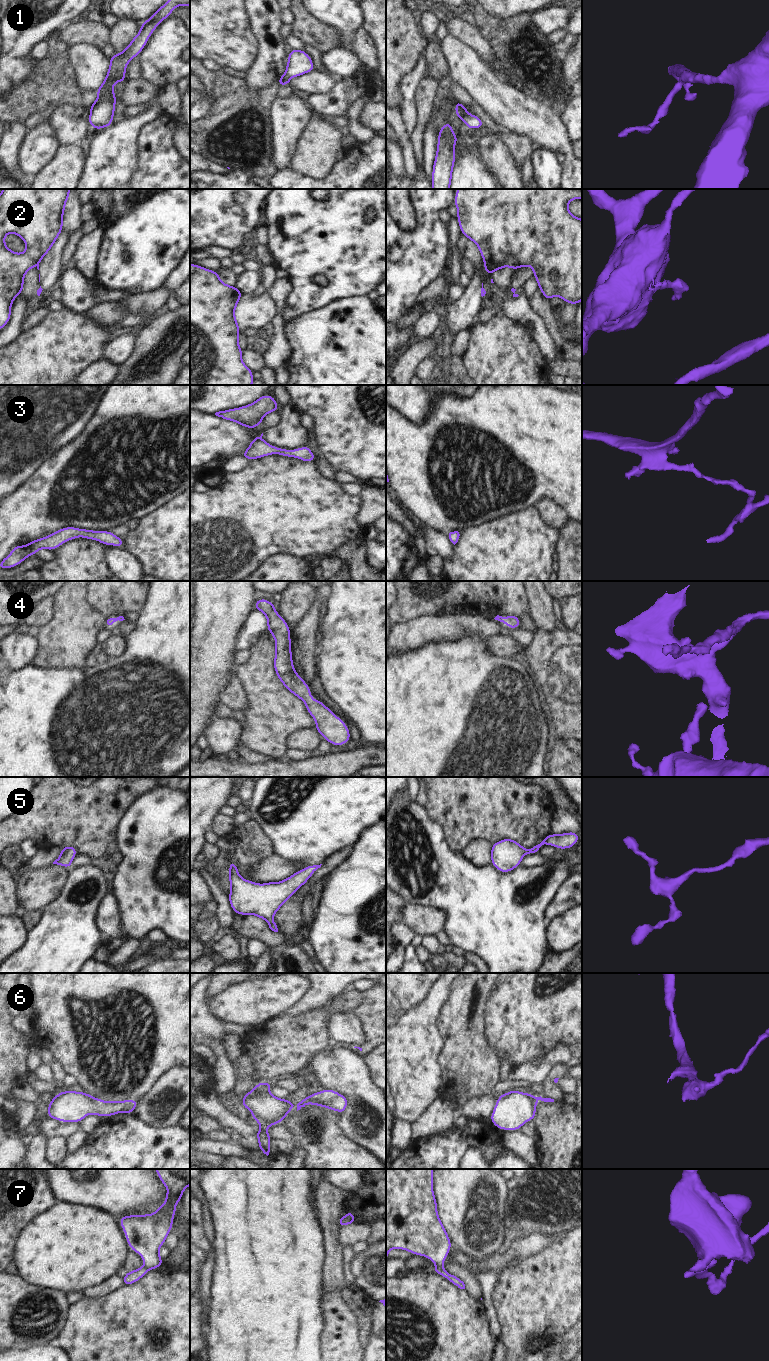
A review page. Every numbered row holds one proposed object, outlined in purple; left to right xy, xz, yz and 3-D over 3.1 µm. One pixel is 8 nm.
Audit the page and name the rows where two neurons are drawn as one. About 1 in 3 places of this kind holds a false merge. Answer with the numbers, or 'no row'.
2, 7

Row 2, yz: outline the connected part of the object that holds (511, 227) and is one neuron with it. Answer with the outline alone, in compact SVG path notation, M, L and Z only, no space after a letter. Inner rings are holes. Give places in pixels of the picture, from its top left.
M457 189L454 205L458 209L456 218L461 234L477 245L489 271L494 272L506 266L513 270L523 266L531 267L534 269L532 276L536 278L537 288L541 289L542 296L550 301L554 296L558 296L567 304L578 305L582 301L582 219L572 215L568 209L570 201L574 199L582 200L582 189Z

